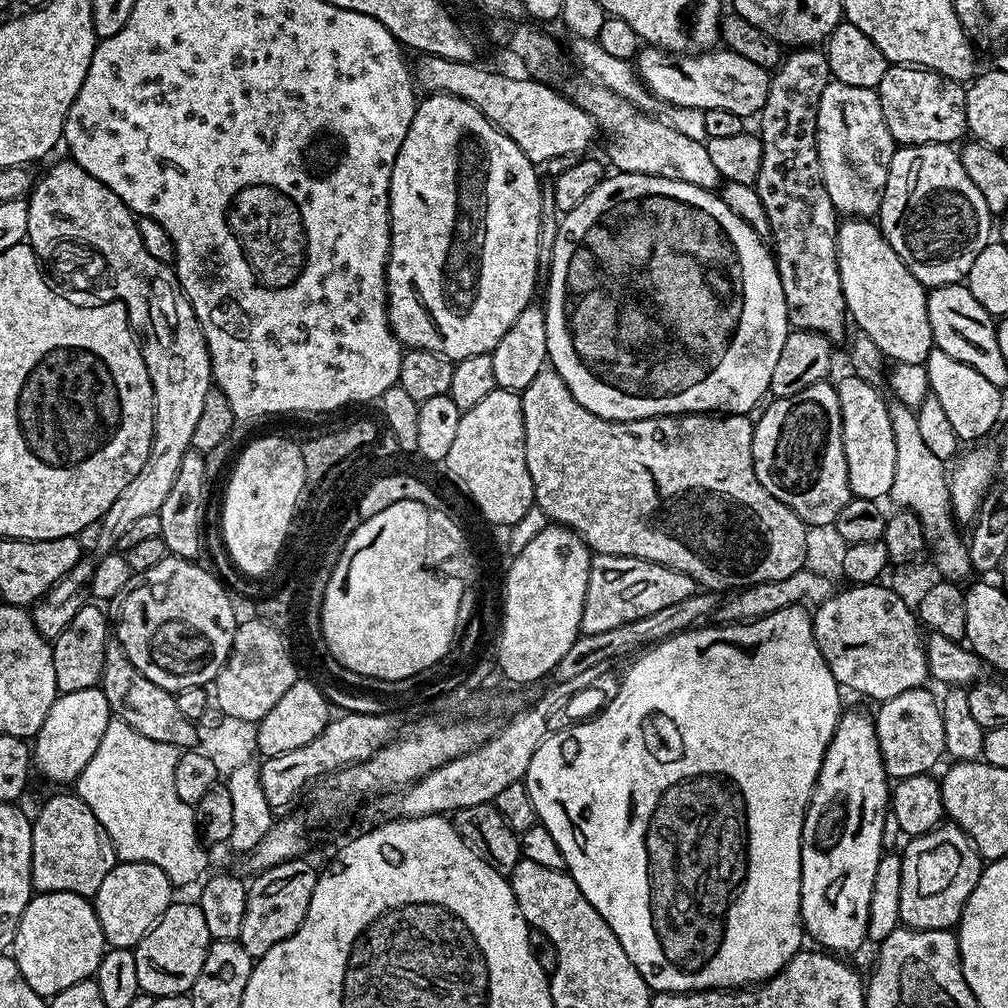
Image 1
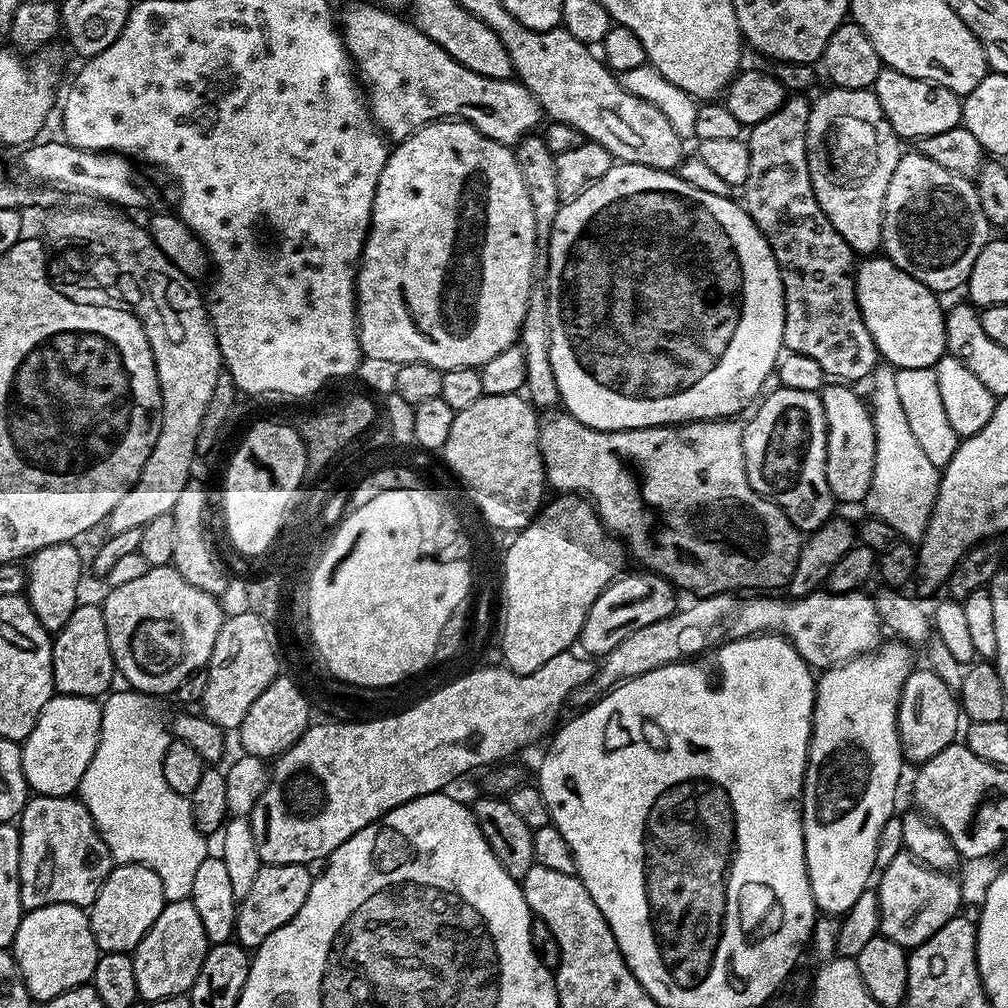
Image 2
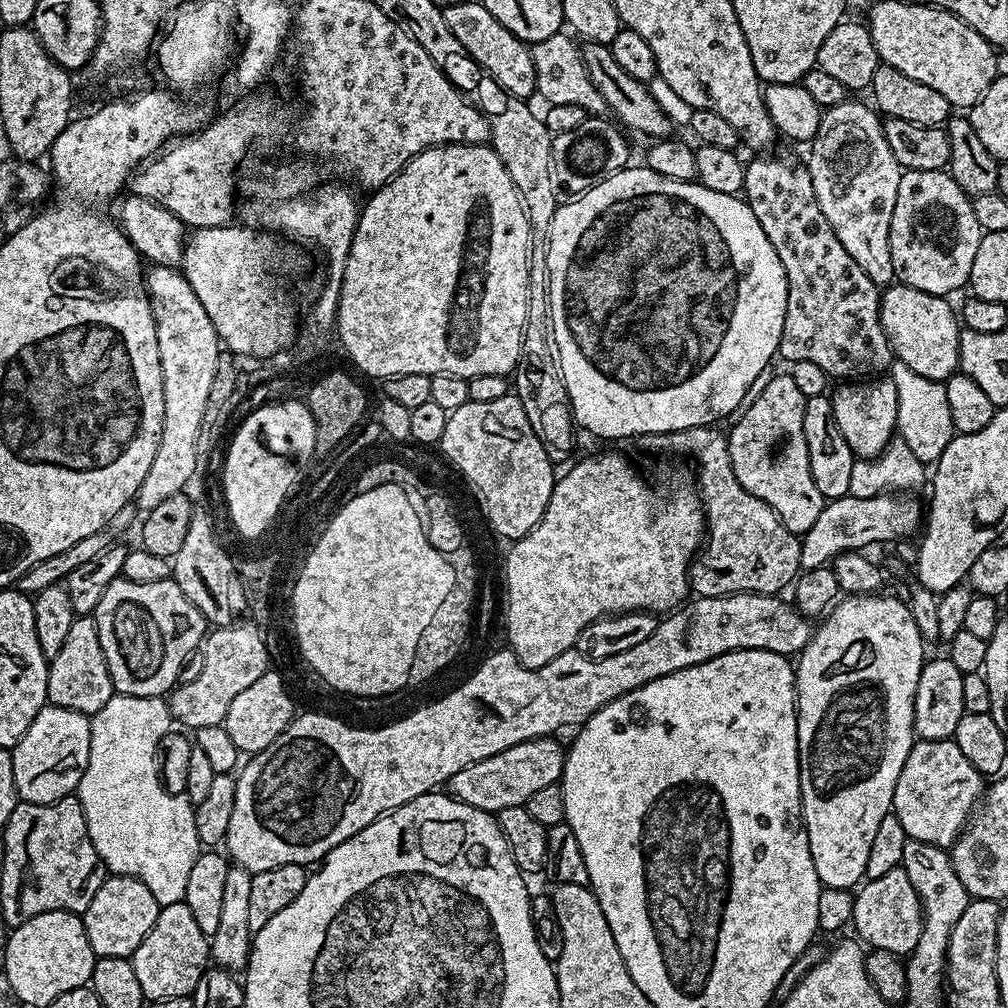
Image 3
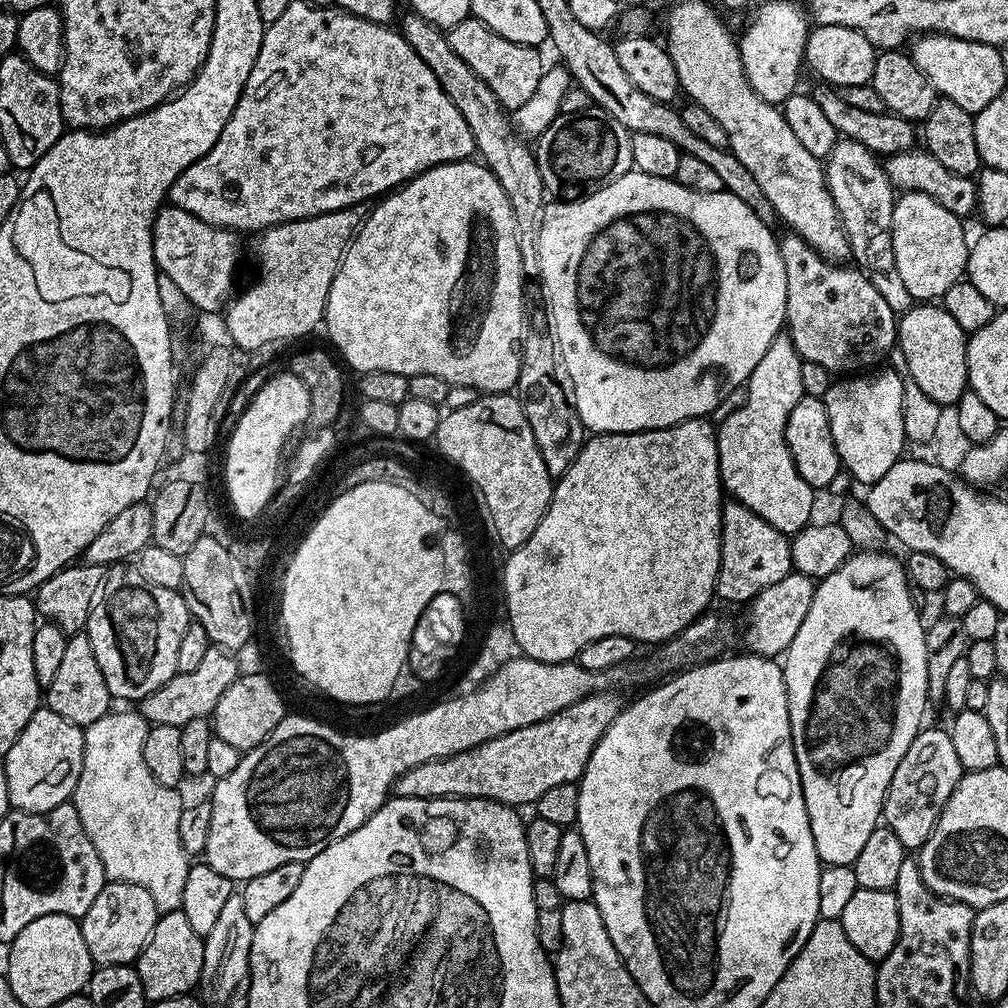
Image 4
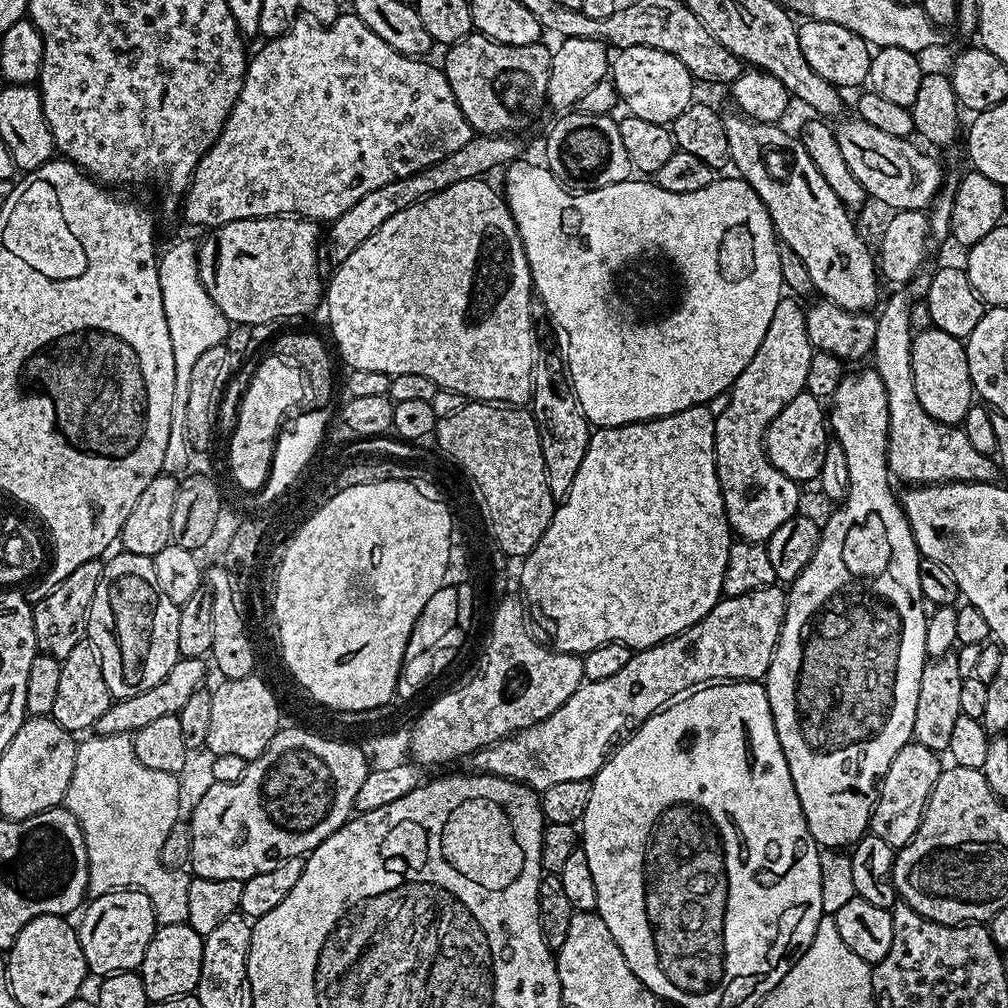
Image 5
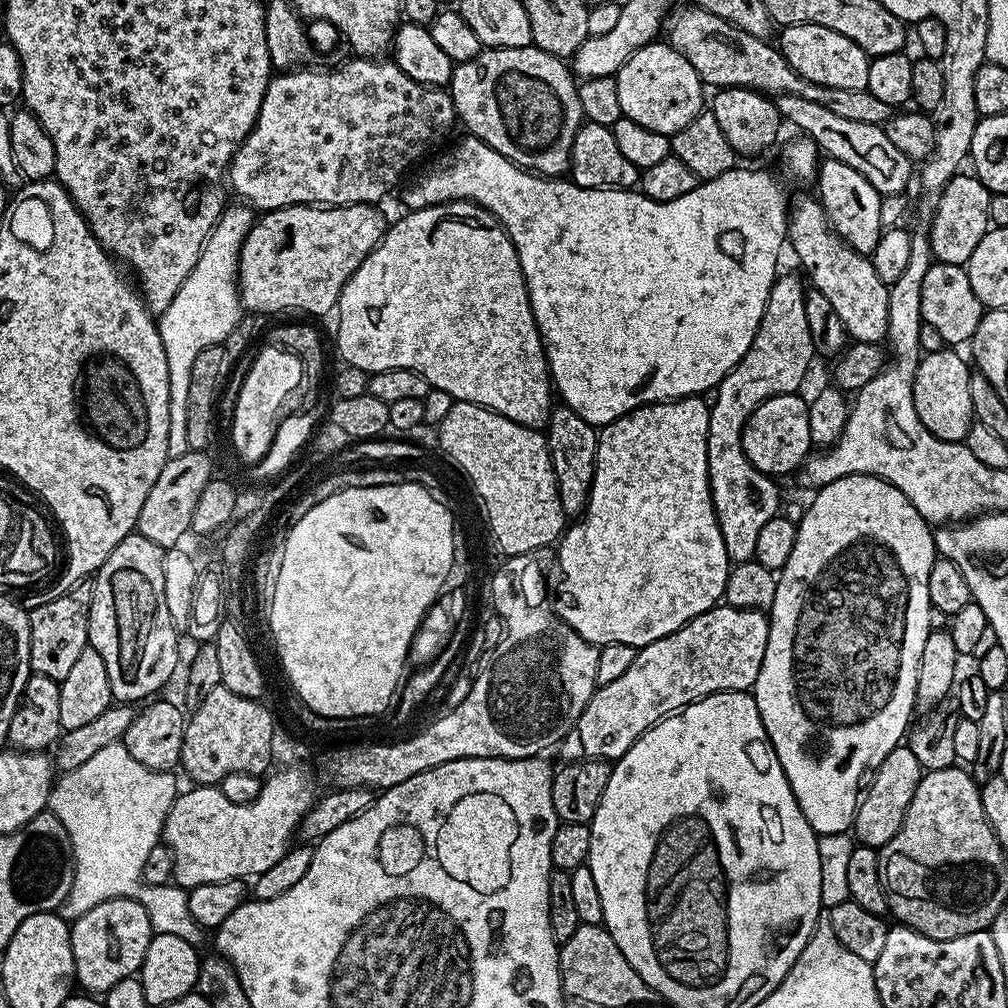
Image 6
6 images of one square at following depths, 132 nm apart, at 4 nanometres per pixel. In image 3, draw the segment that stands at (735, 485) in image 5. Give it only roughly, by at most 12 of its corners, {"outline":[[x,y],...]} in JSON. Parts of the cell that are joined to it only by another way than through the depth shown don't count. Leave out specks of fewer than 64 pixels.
{"outline":[[774,377],[727,433],[734,478],[803,534],[826,503],[806,397]]}

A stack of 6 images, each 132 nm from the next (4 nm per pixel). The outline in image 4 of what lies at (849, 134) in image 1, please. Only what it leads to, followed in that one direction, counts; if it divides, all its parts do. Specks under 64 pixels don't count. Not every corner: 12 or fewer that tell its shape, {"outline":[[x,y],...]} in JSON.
{"outline":[[840,138],[823,169],[851,259],[892,312],[897,197],[876,153]]}

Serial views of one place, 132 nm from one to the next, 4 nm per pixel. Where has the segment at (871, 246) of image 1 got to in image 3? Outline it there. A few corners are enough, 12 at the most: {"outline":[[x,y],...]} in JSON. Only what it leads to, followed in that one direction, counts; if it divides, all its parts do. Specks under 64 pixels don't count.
{"outline":[[899,282],[880,321],[895,359],[947,381],[961,325],[942,296]]}

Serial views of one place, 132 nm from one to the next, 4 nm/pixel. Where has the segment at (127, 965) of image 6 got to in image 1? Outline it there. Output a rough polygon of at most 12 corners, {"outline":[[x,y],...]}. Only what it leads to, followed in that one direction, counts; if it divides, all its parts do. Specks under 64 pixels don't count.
{"outline":[[125,860],[94,898],[108,948],[135,949],[173,903],[158,866]]}

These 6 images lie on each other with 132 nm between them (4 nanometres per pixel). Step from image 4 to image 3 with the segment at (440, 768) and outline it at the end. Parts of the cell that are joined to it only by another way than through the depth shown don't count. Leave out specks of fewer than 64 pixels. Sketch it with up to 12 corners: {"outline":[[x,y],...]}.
{"outline":[[523,740],[458,770],[446,788],[498,814],[564,774],[565,745]]}

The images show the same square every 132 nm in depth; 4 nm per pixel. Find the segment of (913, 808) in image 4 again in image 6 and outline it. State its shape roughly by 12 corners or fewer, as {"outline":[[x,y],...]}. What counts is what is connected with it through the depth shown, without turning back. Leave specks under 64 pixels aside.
{"outline":[[907,747],[886,754],[856,806],[857,845],[898,834],[921,766]]}

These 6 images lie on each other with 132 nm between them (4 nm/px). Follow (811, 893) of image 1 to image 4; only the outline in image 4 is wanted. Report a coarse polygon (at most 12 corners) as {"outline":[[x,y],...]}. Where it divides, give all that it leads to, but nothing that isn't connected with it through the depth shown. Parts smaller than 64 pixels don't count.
{"outline":[[887,551],[782,656],[816,853],[852,865],[922,730],[925,621]]}

